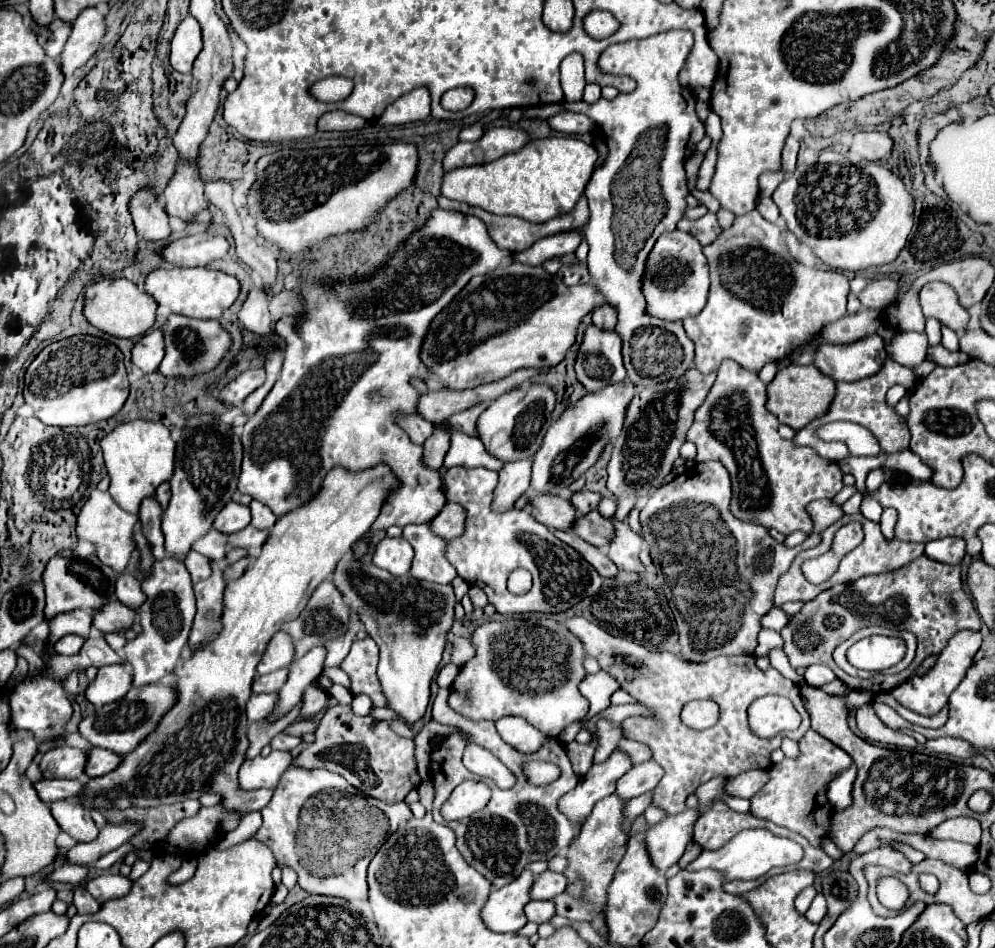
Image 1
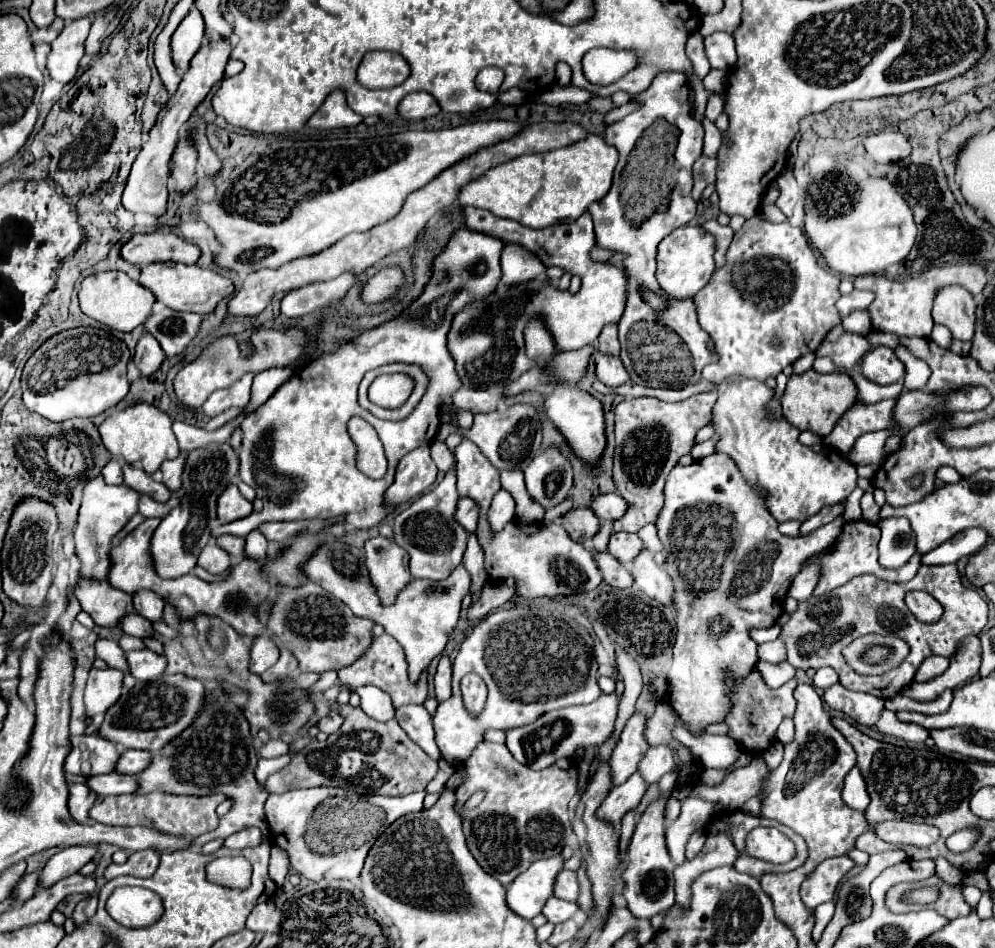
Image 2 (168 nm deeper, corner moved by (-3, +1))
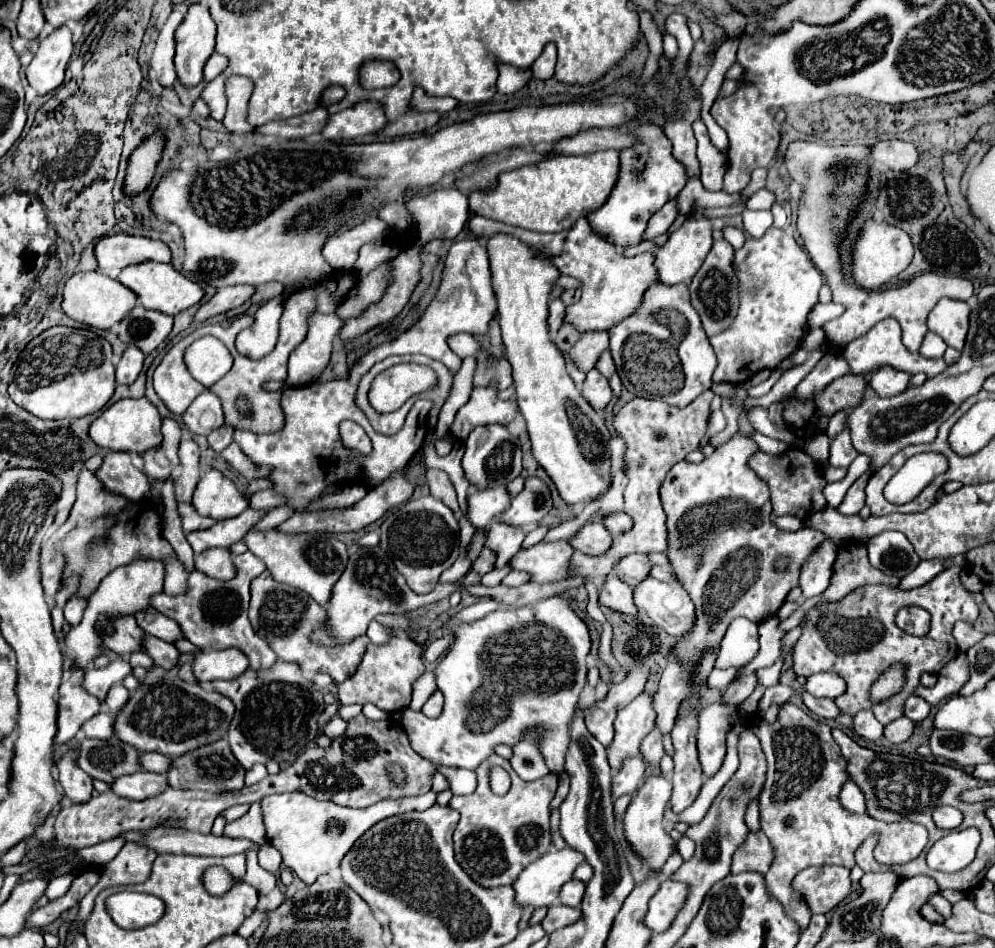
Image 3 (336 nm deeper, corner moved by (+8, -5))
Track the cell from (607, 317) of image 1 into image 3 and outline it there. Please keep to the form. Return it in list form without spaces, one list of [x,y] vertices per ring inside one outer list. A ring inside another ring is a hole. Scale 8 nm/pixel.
[[[606,350],[606,352],[602,352],[602,354],[598,356],[596,368],[598,368],[606,378],[608,378],[610,388],[614,390],[614,396],[620,396],[620,388],[622,388],[622,384],[620,384],[620,378],[618,378],[618,374],[616,374],[616,366],[614,366],[612,356],[610,356],[610,352],[608,352],[608,350]]]

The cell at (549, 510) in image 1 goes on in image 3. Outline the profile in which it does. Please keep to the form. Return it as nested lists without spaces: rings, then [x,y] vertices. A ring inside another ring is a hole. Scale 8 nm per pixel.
[[[594,518],[594,520],[588,520],[588,522],[576,532],[576,536],[572,536],[568,542],[570,542],[570,546],[572,546],[574,550],[580,550],[580,552],[584,552],[584,554],[596,556],[596,554],[602,554],[602,552],[606,552],[606,550],[610,548],[612,536],[610,536],[610,532],[604,528],[604,524],[602,524],[598,518]]]

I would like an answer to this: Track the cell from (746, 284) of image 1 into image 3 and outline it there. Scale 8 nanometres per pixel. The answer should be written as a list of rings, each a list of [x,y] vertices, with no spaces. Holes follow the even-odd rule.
[[[770,226],[762,238],[748,238],[744,248],[748,252],[746,268],[734,268],[740,294],[738,314],[730,328],[708,338],[718,356],[714,384],[742,384],[762,370],[778,368],[782,360],[792,356],[808,334],[808,314],[818,304],[818,290],[824,284],[804,248],[780,228]]]

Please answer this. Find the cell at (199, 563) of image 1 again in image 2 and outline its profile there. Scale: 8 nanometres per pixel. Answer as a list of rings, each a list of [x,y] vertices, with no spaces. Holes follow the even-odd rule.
[[[209,542],[201,550],[197,564],[211,574],[223,574],[231,566],[231,562],[233,562],[231,556],[227,552],[223,552],[223,548],[219,548],[215,542]]]

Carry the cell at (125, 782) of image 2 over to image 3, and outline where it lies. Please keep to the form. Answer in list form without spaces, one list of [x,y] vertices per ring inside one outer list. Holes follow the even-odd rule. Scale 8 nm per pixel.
[[[136,772],[130,776],[120,776],[110,784],[110,790],[118,796],[124,796],[128,800],[146,800],[152,798],[160,792],[164,792],[168,784],[164,784],[162,774],[152,774],[152,772]]]

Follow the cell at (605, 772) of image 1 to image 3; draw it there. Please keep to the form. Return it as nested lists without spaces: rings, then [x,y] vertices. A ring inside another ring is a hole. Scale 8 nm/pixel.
[[[640,694],[636,700],[632,700],[626,708],[622,708],[616,716],[616,736],[614,742],[606,748],[608,750],[608,762],[614,772],[622,768],[624,756],[638,756],[640,754],[640,742],[646,738],[646,734],[654,728],[656,712],[650,704],[652,696]]]

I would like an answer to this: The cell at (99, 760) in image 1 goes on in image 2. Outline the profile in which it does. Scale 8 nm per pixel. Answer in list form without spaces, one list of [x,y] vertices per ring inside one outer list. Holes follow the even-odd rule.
[[[125,750],[119,758],[117,772],[123,774],[141,774],[151,764],[153,754],[147,750]]]

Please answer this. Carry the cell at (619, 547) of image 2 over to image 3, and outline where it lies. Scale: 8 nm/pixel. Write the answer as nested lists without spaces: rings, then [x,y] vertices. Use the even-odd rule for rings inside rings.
[[[638,552],[620,558],[620,562],[614,566],[614,574],[632,586],[636,586],[640,580],[644,580],[648,576],[648,572],[650,572],[650,562],[648,562],[646,554],[638,554]]]

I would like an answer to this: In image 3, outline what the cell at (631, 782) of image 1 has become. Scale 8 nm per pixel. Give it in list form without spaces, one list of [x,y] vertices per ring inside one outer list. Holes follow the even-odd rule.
[[[652,730],[646,738],[644,738],[644,742],[642,742],[642,748],[640,748],[640,754],[642,754],[642,760],[646,762],[646,764],[650,764],[650,766],[660,766],[660,760],[662,760],[662,756],[664,756],[664,752],[662,752],[664,748],[662,748],[662,736],[660,736],[660,732],[658,730]]]

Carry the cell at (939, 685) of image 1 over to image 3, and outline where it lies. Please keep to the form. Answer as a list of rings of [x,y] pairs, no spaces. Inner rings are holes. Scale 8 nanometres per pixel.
[[[960,652],[954,660],[950,660],[940,672],[938,672],[938,682],[932,688],[918,686],[914,690],[914,696],[924,698],[928,704],[936,706],[944,698],[950,698],[952,694],[958,694],[960,688],[968,682],[970,670],[968,670],[968,658],[964,652]]]

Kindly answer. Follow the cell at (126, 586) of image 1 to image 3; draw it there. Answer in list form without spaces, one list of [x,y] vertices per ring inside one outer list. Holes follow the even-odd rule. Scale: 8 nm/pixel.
[[[146,608],[146,610],[140,610],[134,614],[138,626],[150,634],[150,636],[156,636],[160,640],[166,640],[166,642],[174,642],[178,638],[182,638],[182,632],[178,628],[178,624],[170,618],[166,618],[164,614],[160,614],[156,608]]]

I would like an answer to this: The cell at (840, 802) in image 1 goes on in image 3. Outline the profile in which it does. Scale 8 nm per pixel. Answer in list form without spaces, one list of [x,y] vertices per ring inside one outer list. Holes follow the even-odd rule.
[[[848,778],[846,784],[842,786],[842,792],[840,792],[840,804],[854,812],[854,814],[864,814],[866,812],[866,804],[864,804],[864,796],[860,792],[860,788]]]

